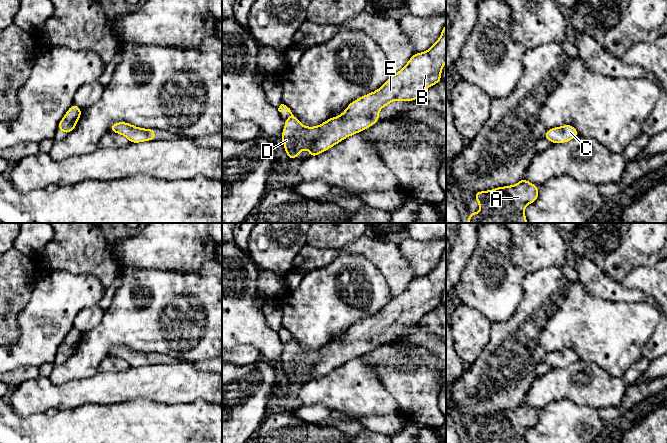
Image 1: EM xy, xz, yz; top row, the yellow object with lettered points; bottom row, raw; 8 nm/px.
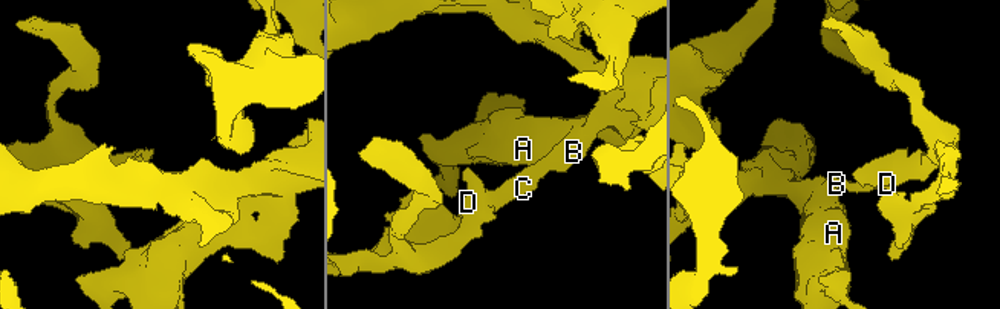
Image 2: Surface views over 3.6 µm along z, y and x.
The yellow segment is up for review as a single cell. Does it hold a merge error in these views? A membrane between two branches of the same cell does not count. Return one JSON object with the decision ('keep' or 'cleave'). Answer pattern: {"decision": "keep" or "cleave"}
{"decision": "keep"}

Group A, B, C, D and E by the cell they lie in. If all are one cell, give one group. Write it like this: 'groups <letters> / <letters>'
groups A B C D E

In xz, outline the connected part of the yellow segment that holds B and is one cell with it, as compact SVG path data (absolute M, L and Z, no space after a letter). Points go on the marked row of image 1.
M446 24L437 42L426 52L413 54L403 69L393 75L376 91L362 96L351 102L346 110L334 118L329 118L316 127L306 127L292 114L290 108L281 104L279 112L289 112L291 116L284 122L285 129L282 131L282 143L287 153L287 158L295 159L305 148L309 149L309 157L314 157L343 139L361 132L374 125L379 120L379 110L386 107L394 100L414 101L419 98L424 90L441 82L441 71L446 62Z

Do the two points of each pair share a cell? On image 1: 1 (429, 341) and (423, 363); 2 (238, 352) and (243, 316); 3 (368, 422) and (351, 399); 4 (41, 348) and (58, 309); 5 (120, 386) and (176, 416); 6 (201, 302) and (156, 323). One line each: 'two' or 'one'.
1: two
2: two
3: two
4: one
5: two
6: one

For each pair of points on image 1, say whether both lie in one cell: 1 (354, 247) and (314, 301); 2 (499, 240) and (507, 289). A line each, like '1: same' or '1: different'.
1: different
2: same

